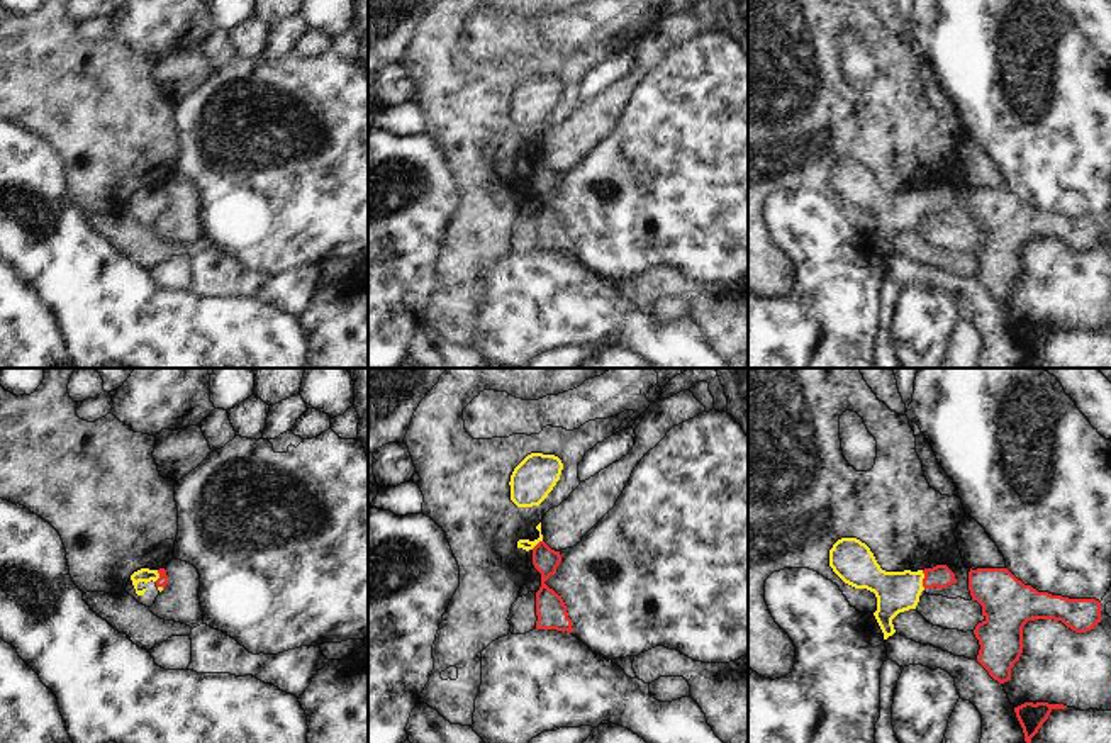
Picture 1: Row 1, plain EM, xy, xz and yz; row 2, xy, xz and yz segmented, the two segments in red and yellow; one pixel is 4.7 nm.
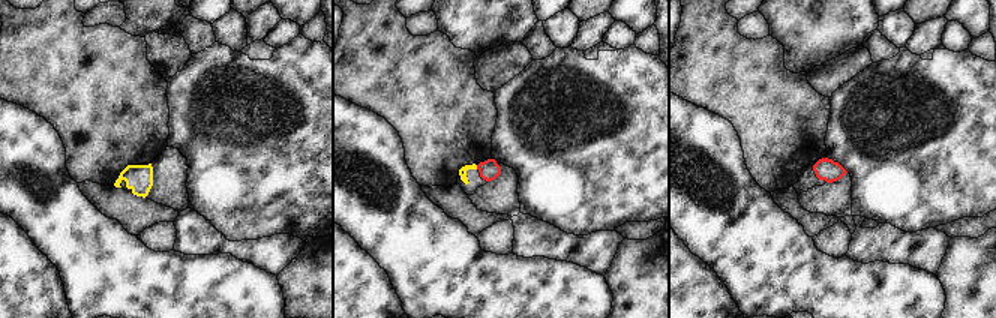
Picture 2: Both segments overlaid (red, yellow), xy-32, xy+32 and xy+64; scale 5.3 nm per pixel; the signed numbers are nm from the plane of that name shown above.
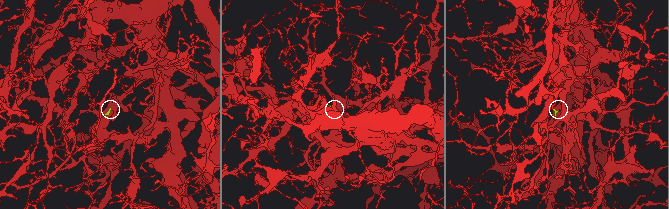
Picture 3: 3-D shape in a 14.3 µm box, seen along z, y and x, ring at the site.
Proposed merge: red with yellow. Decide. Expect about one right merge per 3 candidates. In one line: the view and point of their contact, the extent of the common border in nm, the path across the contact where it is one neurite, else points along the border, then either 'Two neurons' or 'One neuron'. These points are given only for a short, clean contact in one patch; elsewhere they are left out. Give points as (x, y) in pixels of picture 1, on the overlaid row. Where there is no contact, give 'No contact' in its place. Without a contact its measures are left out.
Touches red at yz (923, 579). Shared border 90 nm. Path across: yz (940, 575), (923, 579), (896, 592). One neuron

